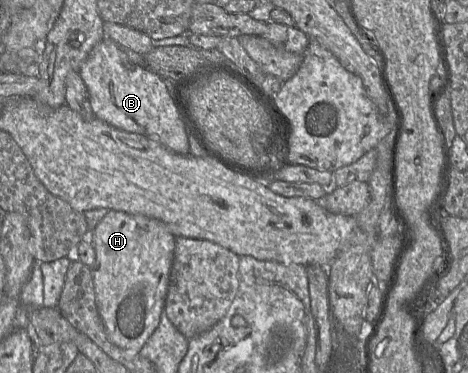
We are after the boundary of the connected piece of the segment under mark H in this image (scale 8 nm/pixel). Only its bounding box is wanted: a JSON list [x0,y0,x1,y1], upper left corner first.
[88,210,176,353]

